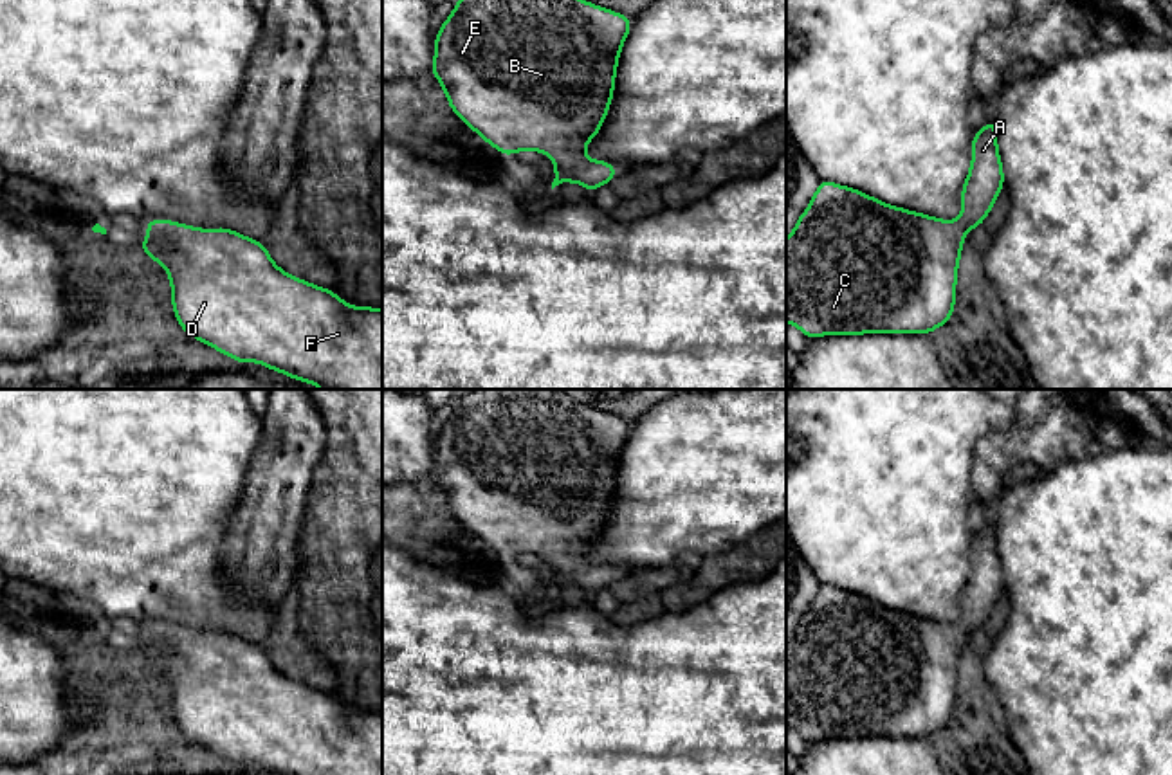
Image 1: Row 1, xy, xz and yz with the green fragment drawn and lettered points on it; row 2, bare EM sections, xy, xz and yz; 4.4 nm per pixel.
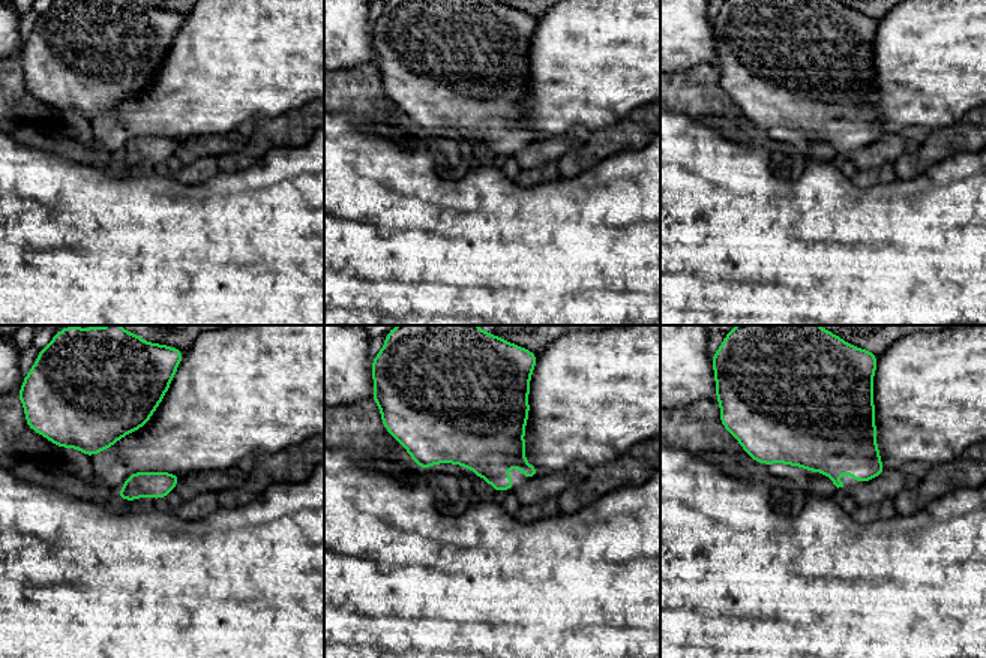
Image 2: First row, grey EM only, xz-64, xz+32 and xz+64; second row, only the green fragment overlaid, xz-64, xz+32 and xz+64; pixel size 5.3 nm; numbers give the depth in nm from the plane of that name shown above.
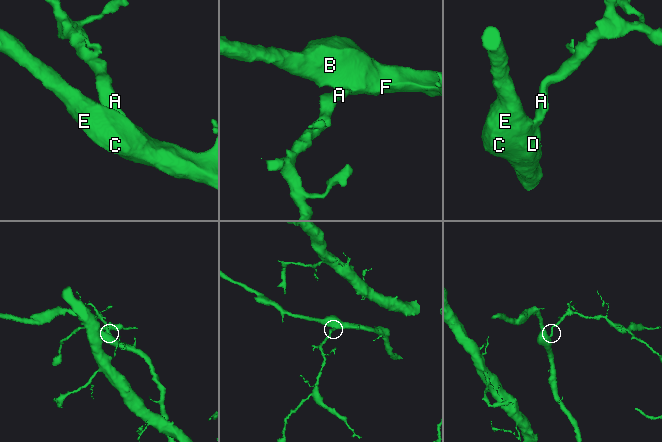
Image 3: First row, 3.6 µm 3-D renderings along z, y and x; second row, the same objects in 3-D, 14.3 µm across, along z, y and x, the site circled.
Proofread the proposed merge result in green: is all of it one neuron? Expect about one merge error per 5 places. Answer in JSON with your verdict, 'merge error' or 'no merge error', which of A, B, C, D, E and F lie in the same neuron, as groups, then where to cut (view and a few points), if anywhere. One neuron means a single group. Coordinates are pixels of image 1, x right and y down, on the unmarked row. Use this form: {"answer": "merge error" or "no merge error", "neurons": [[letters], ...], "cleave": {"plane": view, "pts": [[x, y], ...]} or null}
{"answer": "no merge error", "neurons": [["A", "B", "C", "D", "E", "F"]], "cleave": null}

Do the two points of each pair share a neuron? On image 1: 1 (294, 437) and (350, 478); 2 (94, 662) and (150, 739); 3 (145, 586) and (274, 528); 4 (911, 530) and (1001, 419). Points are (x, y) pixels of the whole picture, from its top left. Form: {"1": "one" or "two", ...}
{"1": "two", "2": "one", "3": "two", "4": "one"}

